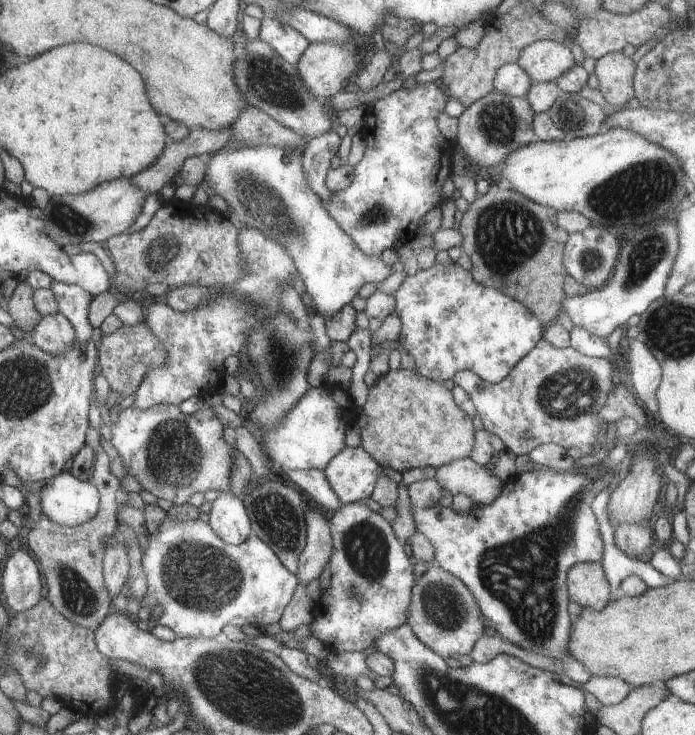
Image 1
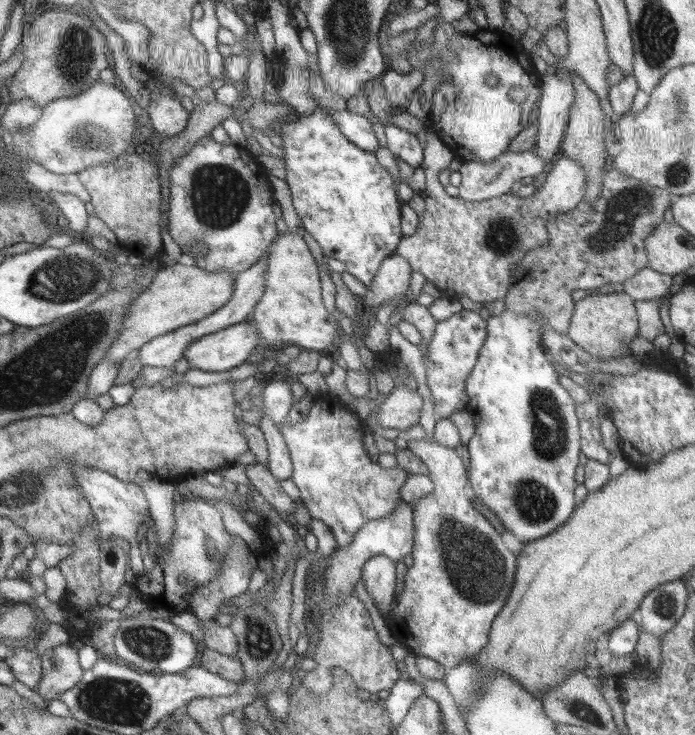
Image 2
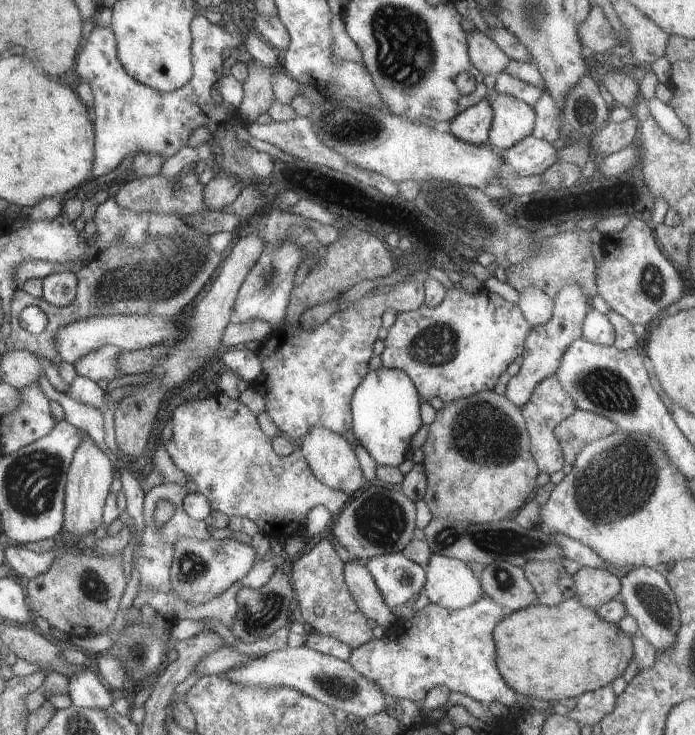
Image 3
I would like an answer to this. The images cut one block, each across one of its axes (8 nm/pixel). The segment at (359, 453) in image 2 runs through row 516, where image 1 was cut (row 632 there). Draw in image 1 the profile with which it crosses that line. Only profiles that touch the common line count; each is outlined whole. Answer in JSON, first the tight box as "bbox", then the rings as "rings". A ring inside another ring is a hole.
{"bbox":[311,500,417,652],"rings":[[[359,500],[347,506],[341,506],[329,518],[329,528],[333,536],[333,554],[329,558],[329,574],[331,584],[325,590],[323,598],[315,602],[311,636],[319,638],[329,652],[363,652],[367,650],[377,636],[387,630],[399,628],[407,622],[407,608],[411,602],[411,590],[417,582],[413,576],[413,566],[409,564],[407,554],[403,552],[403,544],[395,538],[395,532],[387,520],[379,514],[371,512],[365,504],[367,500]]]}

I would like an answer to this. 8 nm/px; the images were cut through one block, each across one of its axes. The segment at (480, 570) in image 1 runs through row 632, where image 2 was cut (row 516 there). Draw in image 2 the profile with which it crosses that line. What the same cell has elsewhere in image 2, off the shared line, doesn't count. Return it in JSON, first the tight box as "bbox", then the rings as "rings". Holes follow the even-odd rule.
{"bbox":[465,312,581,544],"rings":[[[501,312],[499,316],[487,318],[487,338],[465,380],[465,394],[469,396],[465,410],[473,414],[475,420],[475,436],[467,442],[467,494],[481,498],[481,508],[493,516],[501,528],[511,530],[521,544],[551,534],[565,524],[577,508],[573,500],[573,490],[577,488],[573,474],[581,452],[579,418],[573,398],[561,388],[557,376],[561,374],[557,374],[541,346],[541,330],[535,320],[515,312]]]}

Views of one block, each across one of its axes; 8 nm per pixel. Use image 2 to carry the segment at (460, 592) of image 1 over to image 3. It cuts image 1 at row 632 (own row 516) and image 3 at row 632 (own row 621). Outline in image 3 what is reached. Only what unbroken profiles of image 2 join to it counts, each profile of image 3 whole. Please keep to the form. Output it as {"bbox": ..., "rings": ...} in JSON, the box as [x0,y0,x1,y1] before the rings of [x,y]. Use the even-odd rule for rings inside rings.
{"bbox":[347,596,529,712],"rings":[[[481,596],[475,604],[463,610],[447,610],[437,604],[427,604],[415,612],[409,620],[399,618],[391,628],[383,630],[383,638],[371,638],[367,644],[351,650],[347,662],[365,678],[377,682],[377,686],[391,698],[407,698],[413,704],[423,702],[429,690],[447,688],[449,692],[461,692],[483,706],[501,702],[511,708],[513,704],[529,712],[525,704],[517,702],[517,694],[501,678],[495,658],[493,630],[509,612],[489,596]]]}

